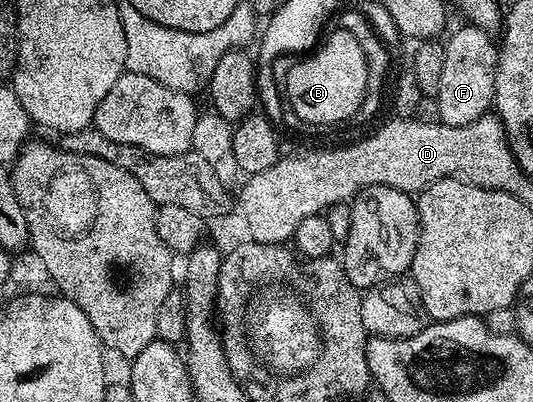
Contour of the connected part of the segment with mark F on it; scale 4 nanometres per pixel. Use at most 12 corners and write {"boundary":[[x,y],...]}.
{"boundary":[[458,28],[444,44],[440,121],[468,126],[491,111],[495,41]]}

